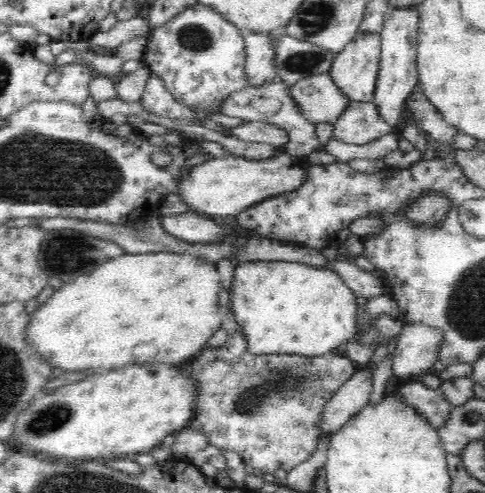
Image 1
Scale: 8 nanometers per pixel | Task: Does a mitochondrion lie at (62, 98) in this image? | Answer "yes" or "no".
no

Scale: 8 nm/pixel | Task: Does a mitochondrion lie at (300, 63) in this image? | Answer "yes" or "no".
yes

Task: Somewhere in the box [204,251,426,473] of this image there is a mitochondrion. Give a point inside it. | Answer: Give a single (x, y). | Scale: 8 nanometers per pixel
(254, 398)

